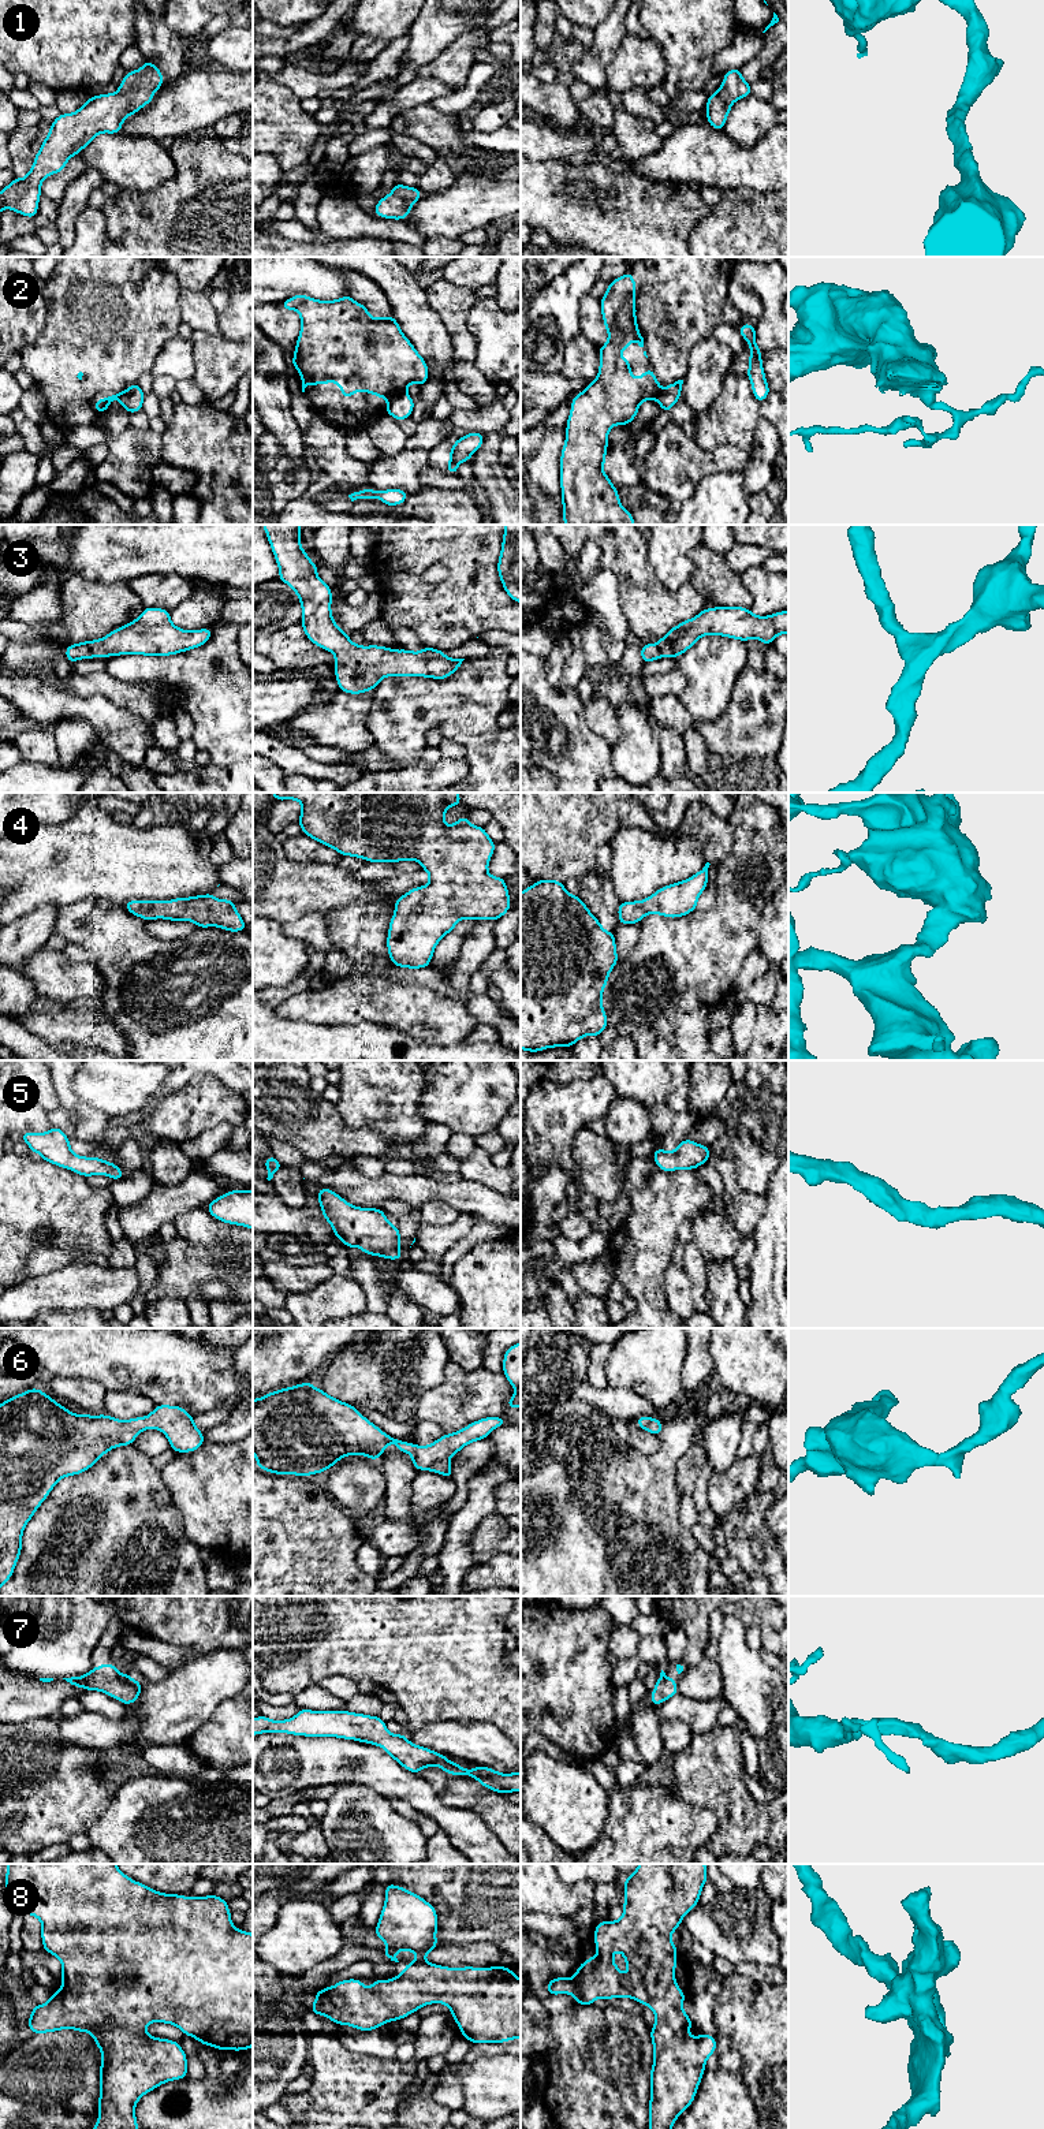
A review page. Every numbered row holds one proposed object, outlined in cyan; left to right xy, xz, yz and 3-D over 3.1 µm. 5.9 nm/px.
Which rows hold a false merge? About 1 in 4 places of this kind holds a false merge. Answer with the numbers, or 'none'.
2

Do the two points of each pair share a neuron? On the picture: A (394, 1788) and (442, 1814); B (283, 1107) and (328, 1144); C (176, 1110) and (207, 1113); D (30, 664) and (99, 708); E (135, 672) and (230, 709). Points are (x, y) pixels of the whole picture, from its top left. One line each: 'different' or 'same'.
A: same
B: same
C: same
D: different
E: same

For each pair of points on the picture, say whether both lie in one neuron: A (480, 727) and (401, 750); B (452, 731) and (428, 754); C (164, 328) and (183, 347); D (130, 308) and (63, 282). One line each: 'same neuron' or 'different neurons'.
A: same neuron
B: different neurons
C: different neurons
D: same neuron

